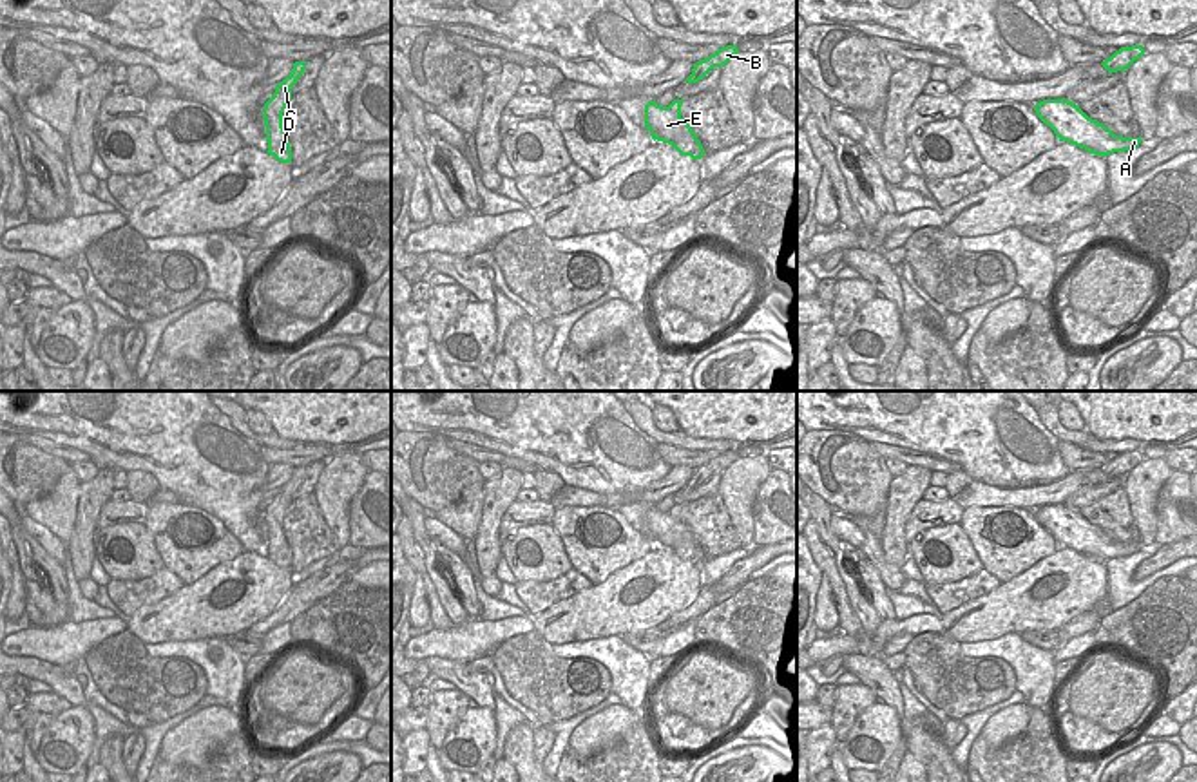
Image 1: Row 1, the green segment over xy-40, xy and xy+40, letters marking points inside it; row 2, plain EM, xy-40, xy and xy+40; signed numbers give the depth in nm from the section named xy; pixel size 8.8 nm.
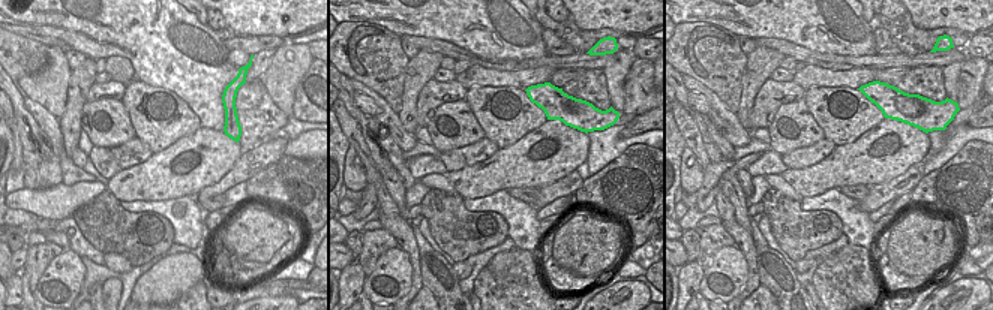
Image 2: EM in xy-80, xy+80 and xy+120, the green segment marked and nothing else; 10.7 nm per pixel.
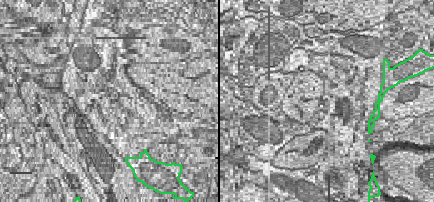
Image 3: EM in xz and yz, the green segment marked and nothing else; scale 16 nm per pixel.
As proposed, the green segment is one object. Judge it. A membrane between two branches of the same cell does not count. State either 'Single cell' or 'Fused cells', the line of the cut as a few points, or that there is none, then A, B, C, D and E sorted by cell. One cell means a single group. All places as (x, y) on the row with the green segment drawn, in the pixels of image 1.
Fused cells. Split along xy (689, 125), (674, 147). Groups: A E / B C D

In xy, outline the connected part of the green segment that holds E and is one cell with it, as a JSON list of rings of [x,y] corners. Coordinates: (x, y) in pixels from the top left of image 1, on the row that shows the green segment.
[[[656,100],[645,105],[645,129],[650,130],[654,141],[657,139],[675,147],[685,127],[692,130],[688,121],[672,112],[670,107],[661,107]]]

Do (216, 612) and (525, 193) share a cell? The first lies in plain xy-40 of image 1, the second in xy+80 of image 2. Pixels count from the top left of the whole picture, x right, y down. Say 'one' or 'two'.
two

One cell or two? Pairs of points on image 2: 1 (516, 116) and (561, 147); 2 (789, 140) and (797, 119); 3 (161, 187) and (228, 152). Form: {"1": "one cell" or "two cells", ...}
{"1": "two cells", "2": "one cell", "3": "one cell"}

